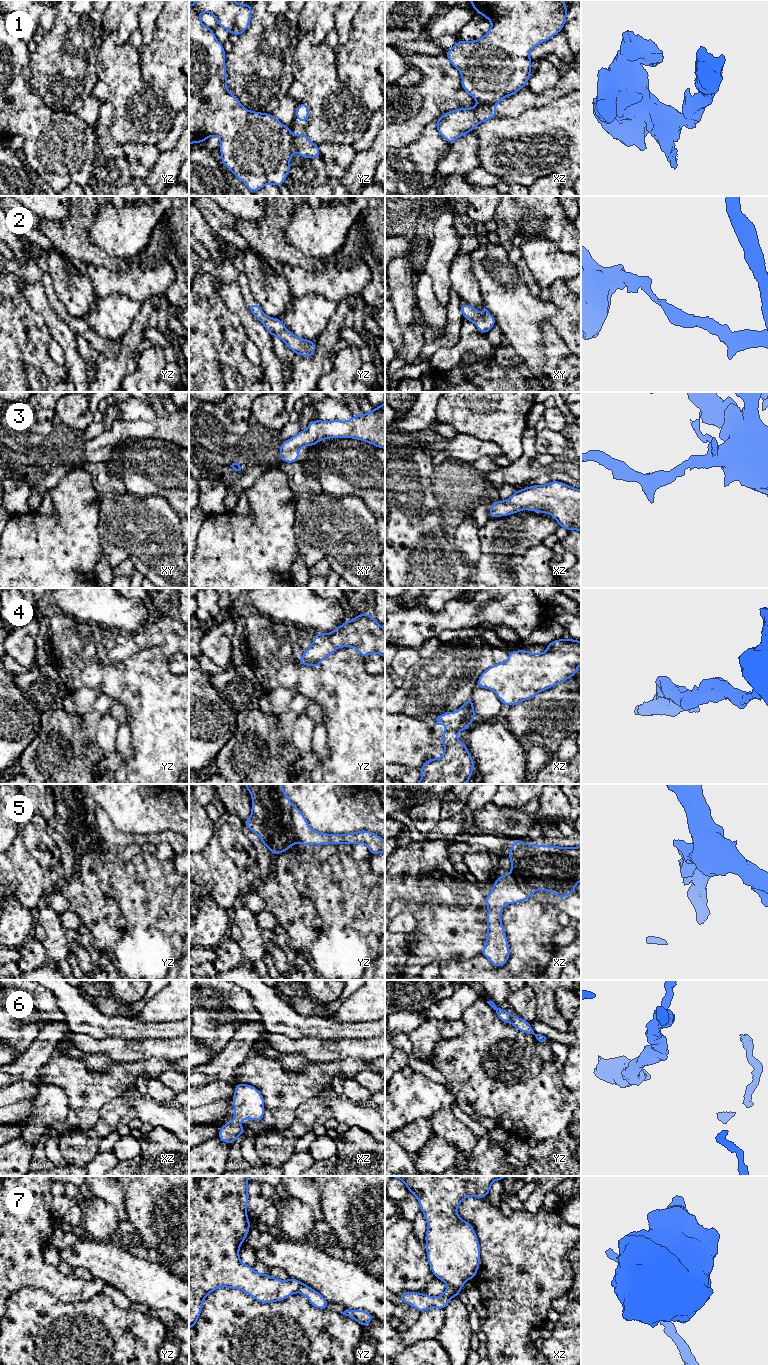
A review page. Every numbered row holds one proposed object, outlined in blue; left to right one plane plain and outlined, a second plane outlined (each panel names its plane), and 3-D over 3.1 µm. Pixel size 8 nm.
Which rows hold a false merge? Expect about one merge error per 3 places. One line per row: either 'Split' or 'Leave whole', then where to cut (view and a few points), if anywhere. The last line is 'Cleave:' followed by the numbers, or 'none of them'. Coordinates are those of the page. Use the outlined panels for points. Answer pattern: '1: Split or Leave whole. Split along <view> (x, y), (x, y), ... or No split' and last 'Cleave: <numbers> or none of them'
1: Split. Split along xz (478, 102), (494, 104)
2: Leave whole. No split
3: Leave whole. No split
4: Leave whole. No split
5: Split. Split along yz (293, 806), (291, 814), (292, 830), (300, 842)
6: Leave whole. No split
7: Split. Split along xz (448, 1285), (461, 1288)
Cleave: 1, 5, 7

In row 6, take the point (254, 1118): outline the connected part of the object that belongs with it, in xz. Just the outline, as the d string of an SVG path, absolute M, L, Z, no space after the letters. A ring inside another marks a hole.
M238 1083L235 1085L235 1094L232 1104L235 1107L234 1118L226 1122L219 1130L218 1138L230 1145L245 1131L244 1126L236 1123L251 1118L251 1121L264 1120L264 1097L257 1088L252 1085Z

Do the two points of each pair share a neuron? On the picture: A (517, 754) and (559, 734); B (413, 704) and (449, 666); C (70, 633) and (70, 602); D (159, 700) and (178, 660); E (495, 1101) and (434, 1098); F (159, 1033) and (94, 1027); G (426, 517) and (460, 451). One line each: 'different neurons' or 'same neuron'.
A: different neurons
B: same neuron
C: different neurons
D: different neurons
E: different neurons
F: same neuron
G: different neurons

